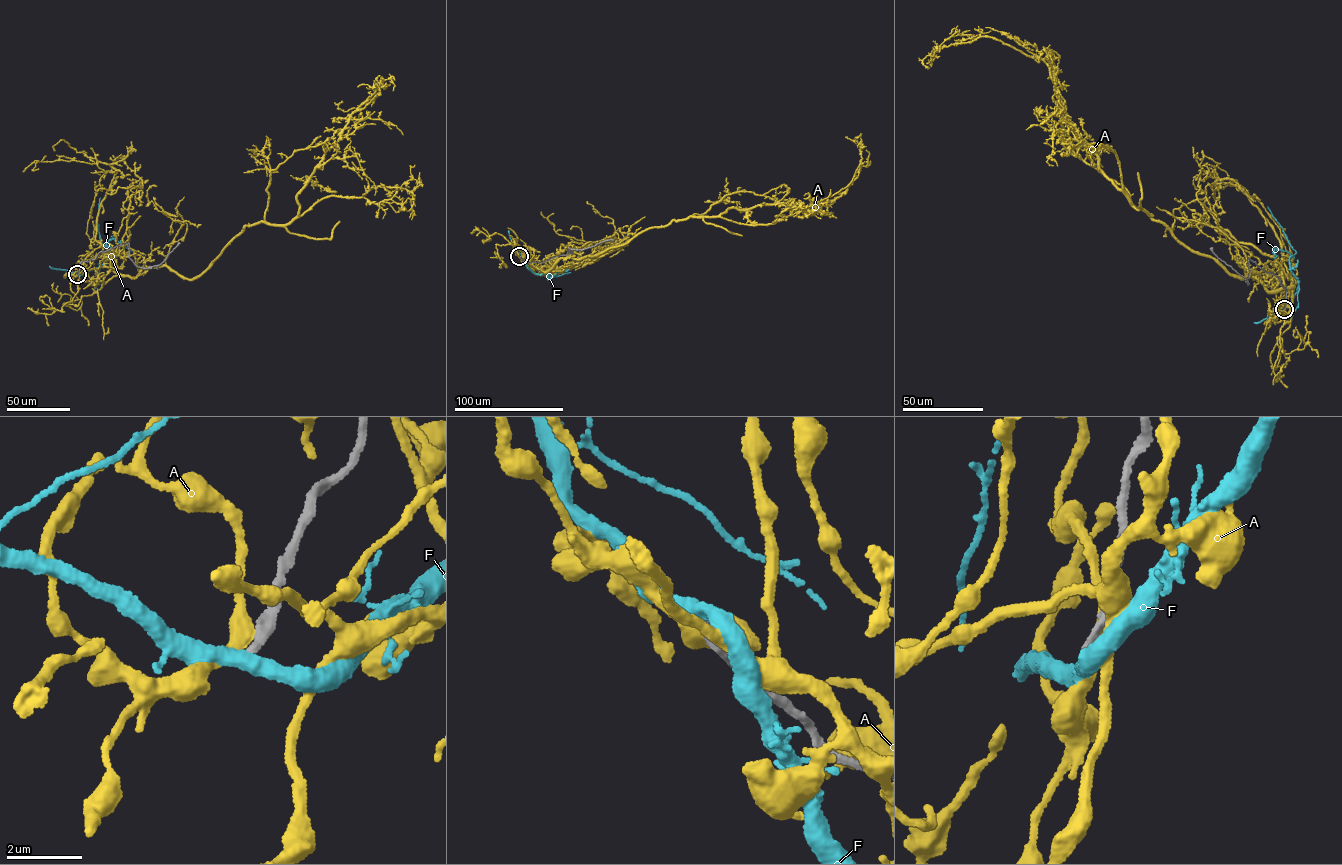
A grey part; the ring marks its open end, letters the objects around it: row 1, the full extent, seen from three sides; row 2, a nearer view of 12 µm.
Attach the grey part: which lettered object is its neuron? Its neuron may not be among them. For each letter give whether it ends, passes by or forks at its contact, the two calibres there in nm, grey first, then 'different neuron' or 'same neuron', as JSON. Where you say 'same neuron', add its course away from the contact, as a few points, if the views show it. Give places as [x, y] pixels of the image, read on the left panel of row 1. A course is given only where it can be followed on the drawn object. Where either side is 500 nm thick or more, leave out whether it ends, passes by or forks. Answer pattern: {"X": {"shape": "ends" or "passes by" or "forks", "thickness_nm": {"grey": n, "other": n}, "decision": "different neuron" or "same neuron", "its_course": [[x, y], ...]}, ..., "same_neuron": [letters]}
{"A": {"shape": "passes by", "thickness_nm": {"grey": 320, "other": 360}, "decision": "different neuron"}, "F": {"shape": "passes by", "thickness_nm": {"grey": 180, "other": 400}, "decision": "different neuron"}, "same_neuron": []}

